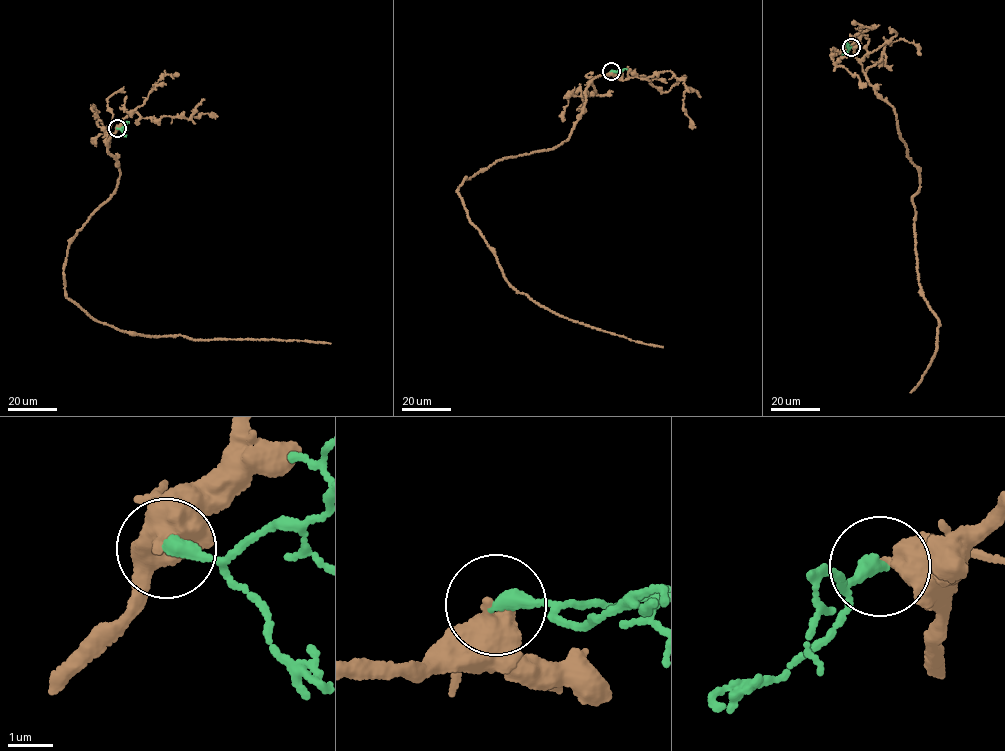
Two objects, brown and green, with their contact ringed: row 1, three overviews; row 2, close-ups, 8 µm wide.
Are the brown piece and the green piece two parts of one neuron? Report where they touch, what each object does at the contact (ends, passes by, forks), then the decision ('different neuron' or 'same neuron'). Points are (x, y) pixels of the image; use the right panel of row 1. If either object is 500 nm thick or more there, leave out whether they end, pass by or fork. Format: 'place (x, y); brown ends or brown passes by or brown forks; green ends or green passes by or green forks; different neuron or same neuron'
place (851, 47); brown ends; green ends; different neuron

